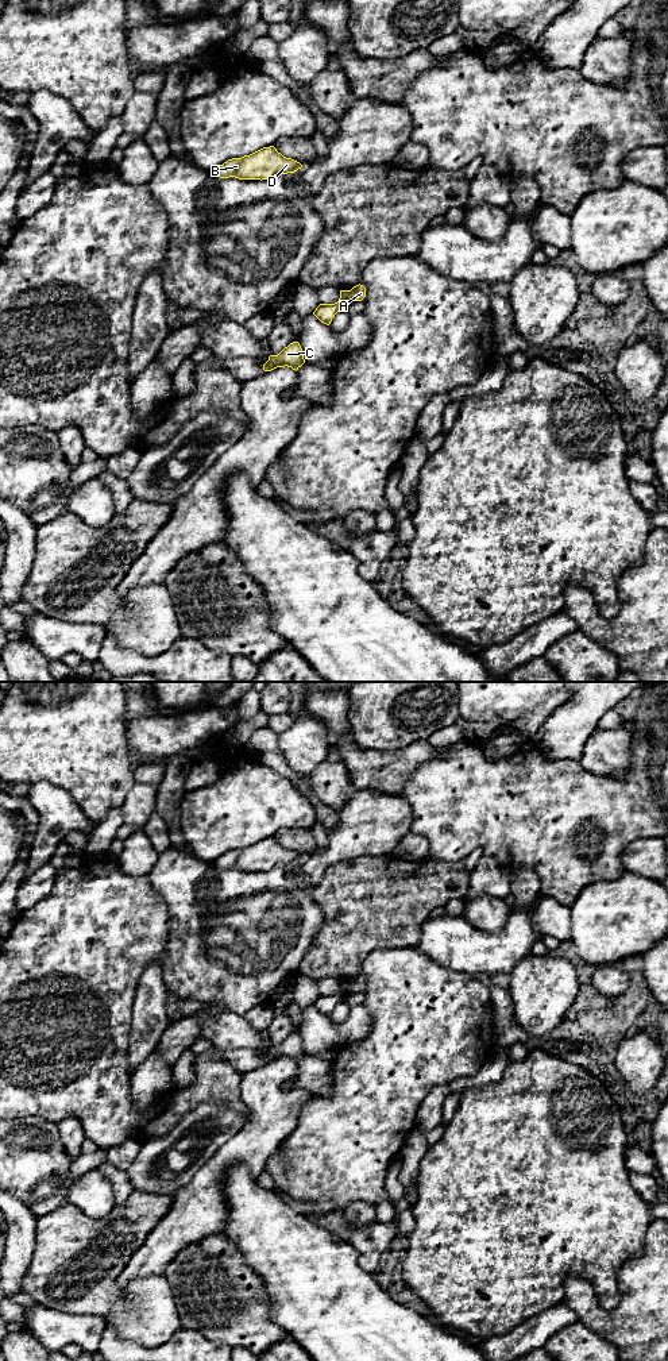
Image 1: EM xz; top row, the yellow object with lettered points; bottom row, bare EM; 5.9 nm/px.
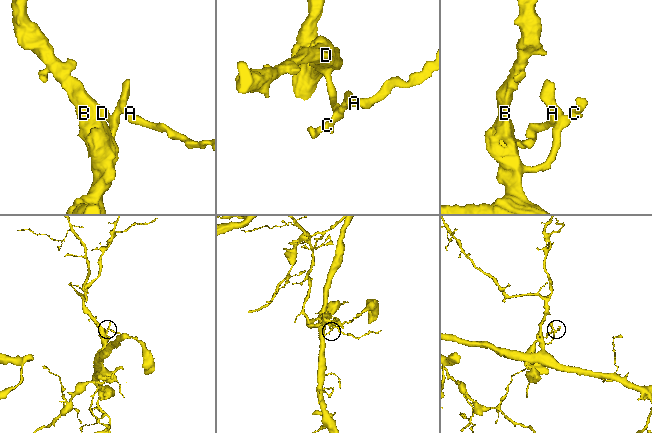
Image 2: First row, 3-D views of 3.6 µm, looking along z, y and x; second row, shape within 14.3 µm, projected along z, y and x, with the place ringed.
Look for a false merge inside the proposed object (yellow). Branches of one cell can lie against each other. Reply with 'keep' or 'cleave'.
cleave

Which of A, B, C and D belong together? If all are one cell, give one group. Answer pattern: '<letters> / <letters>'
A / B C D

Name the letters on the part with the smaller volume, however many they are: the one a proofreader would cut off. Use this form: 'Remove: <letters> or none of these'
Remove: A

